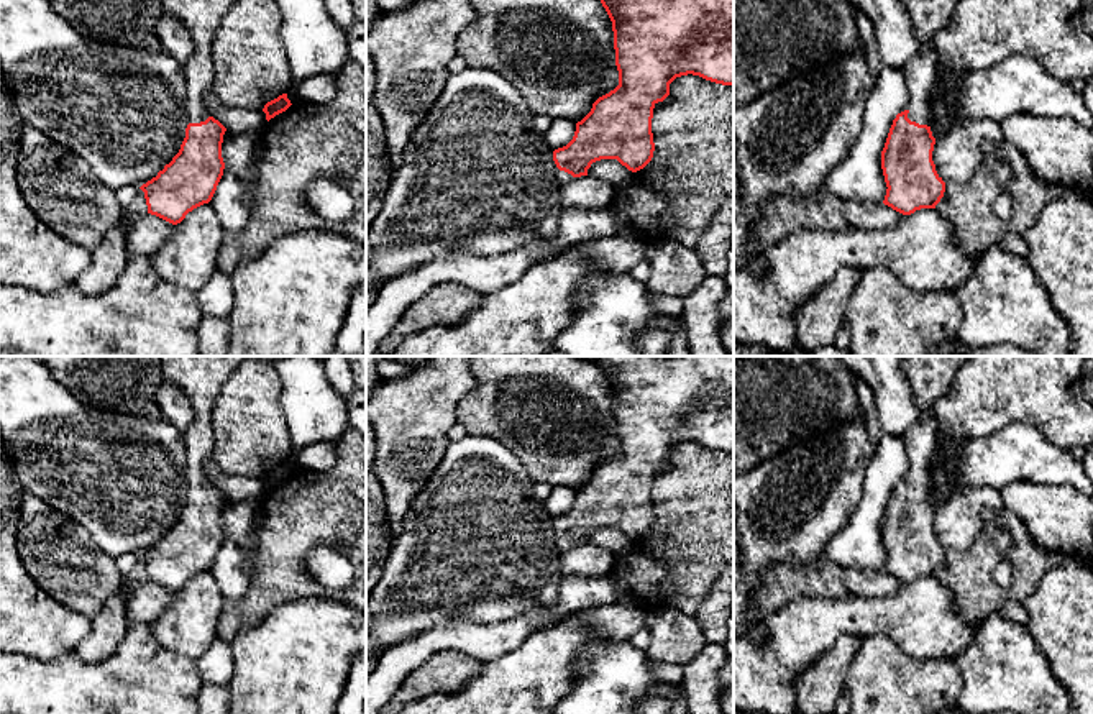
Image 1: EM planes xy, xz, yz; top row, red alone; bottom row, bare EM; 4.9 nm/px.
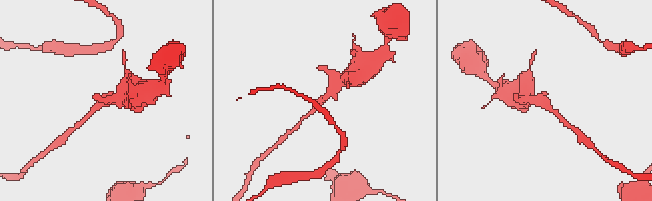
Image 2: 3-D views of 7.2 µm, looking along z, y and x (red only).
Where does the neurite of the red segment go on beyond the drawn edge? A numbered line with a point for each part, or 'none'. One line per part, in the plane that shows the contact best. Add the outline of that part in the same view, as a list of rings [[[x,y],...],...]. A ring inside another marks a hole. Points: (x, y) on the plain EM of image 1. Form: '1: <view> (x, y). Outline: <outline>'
1: yz (929, 376). Outline: [[[899,356],[903,373],[912,389],[917,407],[922,410],[919,422],[903,437],[914,465],[914,473],[908,481],[911,489],[929,494],[929,466],[939,438],[939,430],[929,409],[934,400],[950,389],[958,371],[970,358],[972,356]]]

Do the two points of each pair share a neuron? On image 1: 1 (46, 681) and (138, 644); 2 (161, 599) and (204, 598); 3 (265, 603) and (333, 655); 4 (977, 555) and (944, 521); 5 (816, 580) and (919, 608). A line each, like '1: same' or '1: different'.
1: same
2: different
3: different
4: different
5: different

